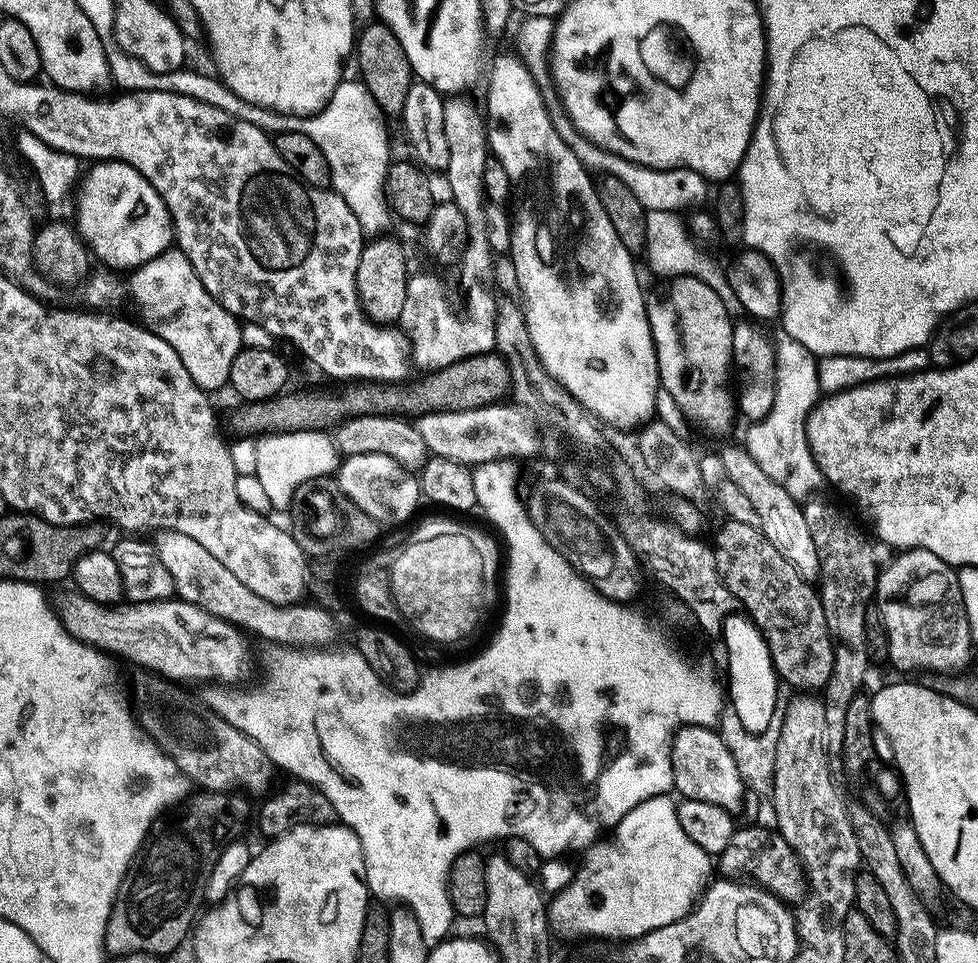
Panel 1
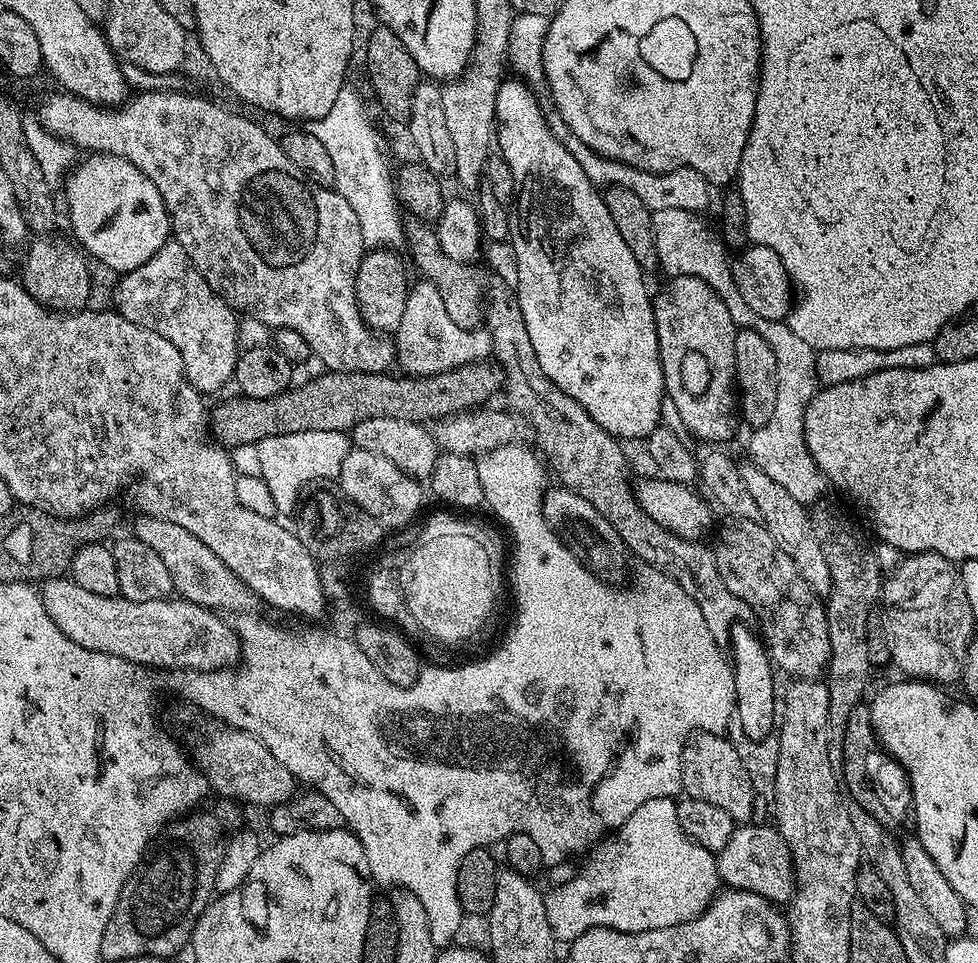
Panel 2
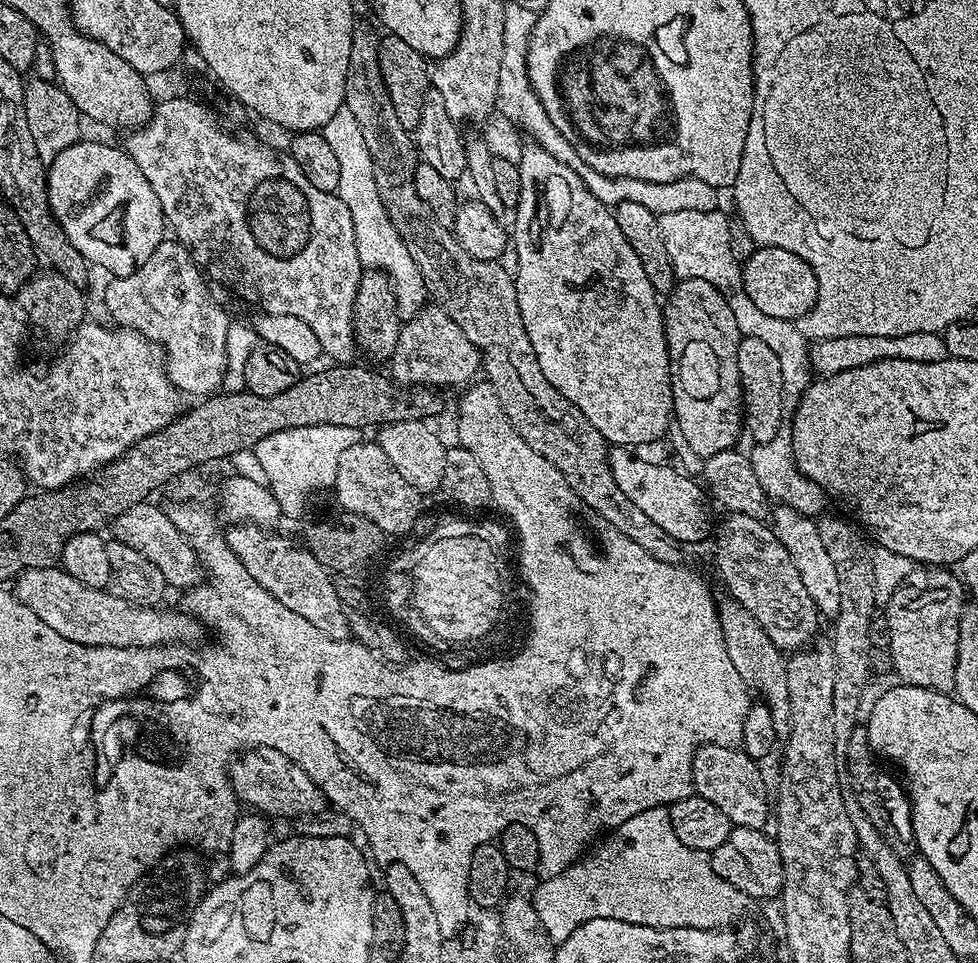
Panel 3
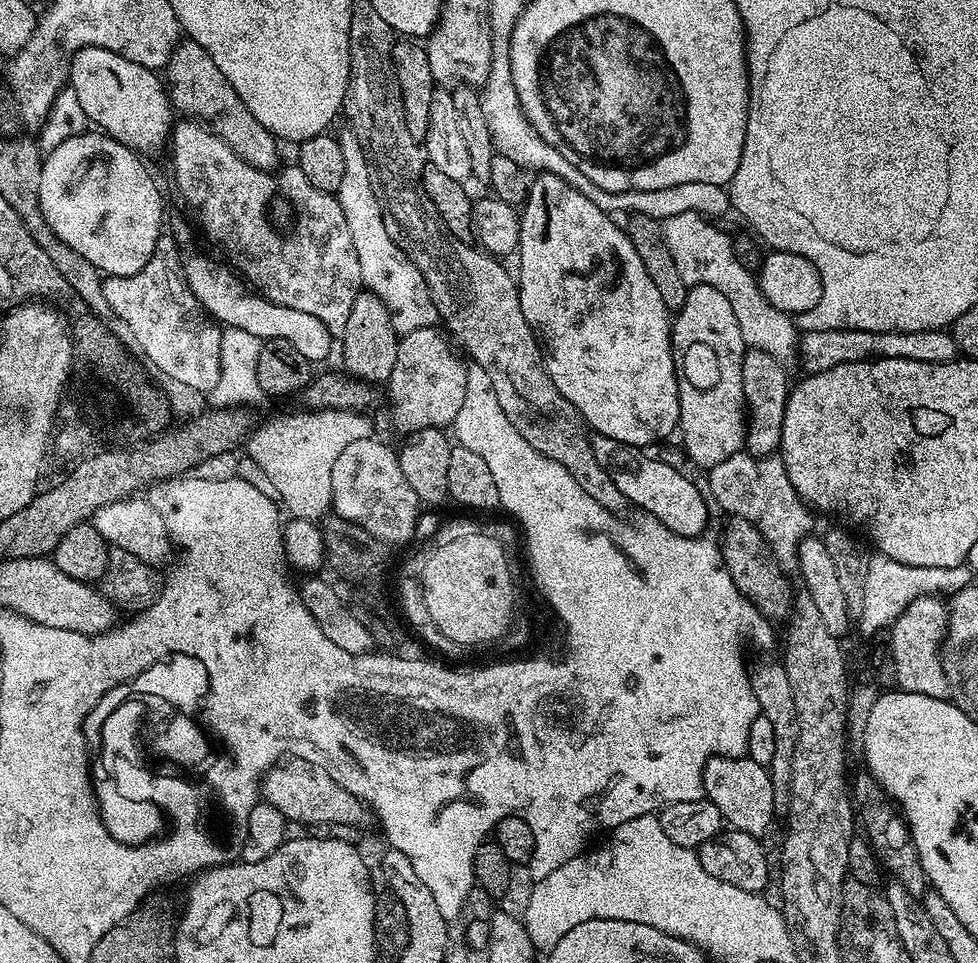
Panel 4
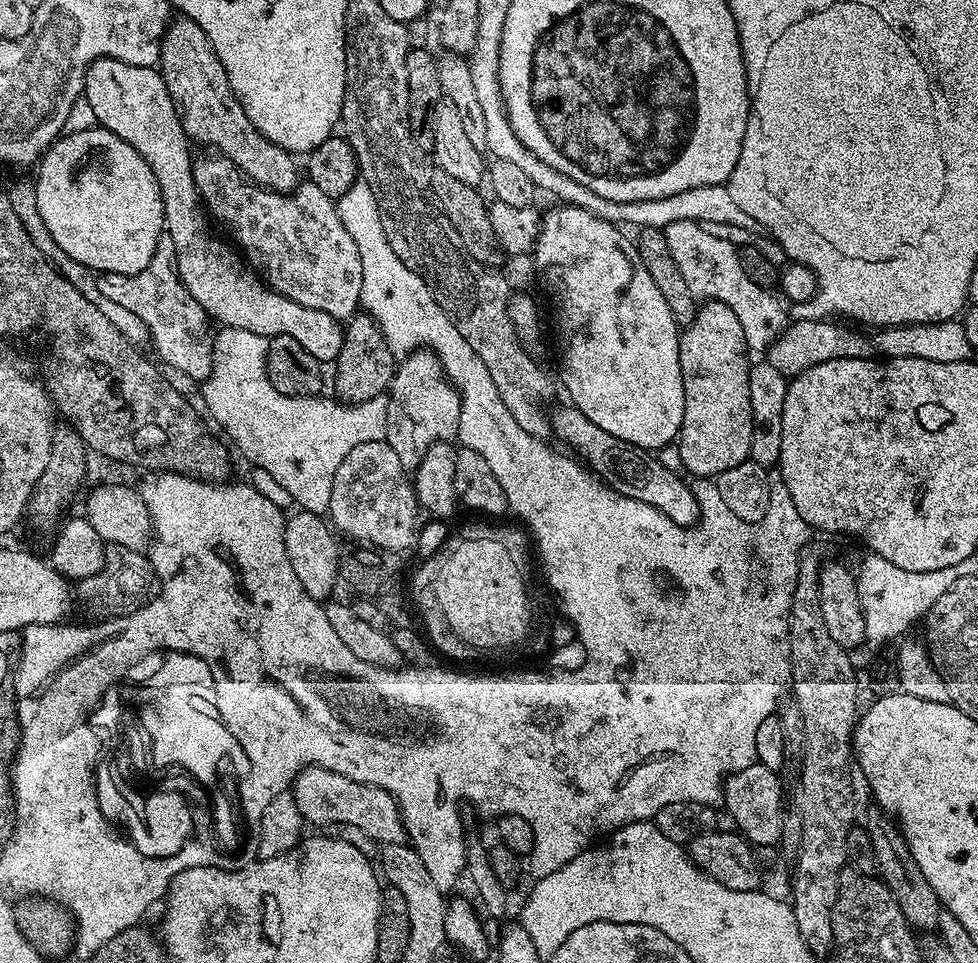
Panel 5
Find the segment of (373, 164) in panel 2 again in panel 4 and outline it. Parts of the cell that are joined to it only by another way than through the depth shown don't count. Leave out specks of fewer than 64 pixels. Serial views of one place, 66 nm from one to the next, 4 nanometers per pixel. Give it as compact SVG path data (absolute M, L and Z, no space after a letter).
M344 130L344 133L339 133L338 139L342 146L342 158L346 158L346 174L342 178L338 199L342 214L346 214L350 238L354 238L354 250L358 250L358 266L363 287L373 292L386 306L396 333L403 334L433 327L438 317L432 296L418 266L410 262L407 254L386 231L386 222L382 222L382 210L378 206L368 163L362 154L358 138L351 130Z

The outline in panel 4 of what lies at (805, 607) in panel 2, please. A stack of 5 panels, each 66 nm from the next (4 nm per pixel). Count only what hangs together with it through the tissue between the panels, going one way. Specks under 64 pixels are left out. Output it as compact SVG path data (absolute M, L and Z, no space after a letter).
M737 516L727 521L724 533L718 536L720 553L724 559L734 586L751 602L755 608L768 617L769 621L777 622L789 615L792 611L794 591L792 584L787 580L785 569L781 568L780 561L772 554L771 547L764 538L763 532L753 521L743 520Z

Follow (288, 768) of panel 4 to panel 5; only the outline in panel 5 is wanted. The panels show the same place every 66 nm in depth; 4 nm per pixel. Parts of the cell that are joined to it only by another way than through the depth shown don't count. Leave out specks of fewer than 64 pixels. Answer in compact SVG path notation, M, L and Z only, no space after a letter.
M311 766L301 767L291 784L290 795L309 825L358 826L358 830L363 830L370 839L376 841L377 845L405 843L404 818L400 815L400 806L386 790L354 782L334 770Z

